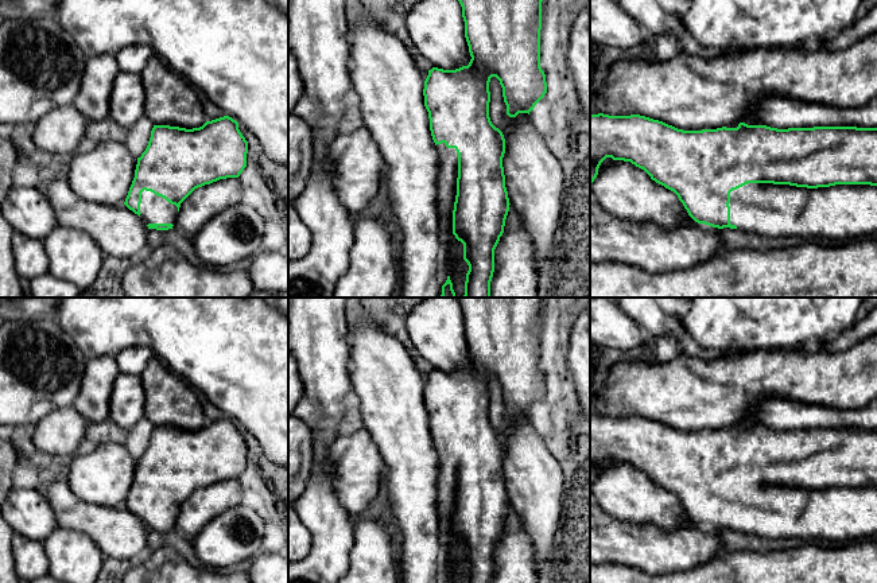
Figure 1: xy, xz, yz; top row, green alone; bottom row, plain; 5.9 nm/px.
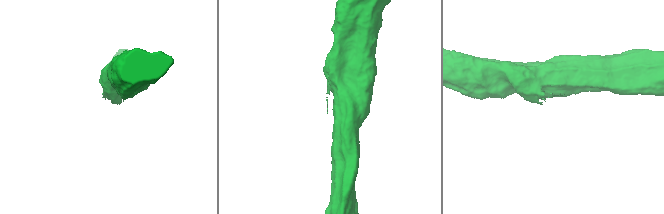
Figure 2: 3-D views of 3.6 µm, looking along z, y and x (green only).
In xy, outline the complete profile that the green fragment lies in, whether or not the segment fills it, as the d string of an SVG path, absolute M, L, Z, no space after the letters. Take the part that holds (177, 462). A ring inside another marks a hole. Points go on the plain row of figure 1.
M229 417L186 431L154 427L145 452L137 459L135 479L124 506L137 516L148 530L168 532L175 526L181 505L198 489L220 481L238 479L247 469L248 443L238 424Z

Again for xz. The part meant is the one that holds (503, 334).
M455 298L462 308L465 339L470 364L455 372L432 369L424 382L424 408L436 446L445 444L458 455L457 497L453 512L453 536L463 545L469 567L466 583L492 583L494 551L504 535L509 513L502 459L505 440L489 419L492 378L500 382L507 416L533 412L547 395L540 369L540 331L543 298Z

